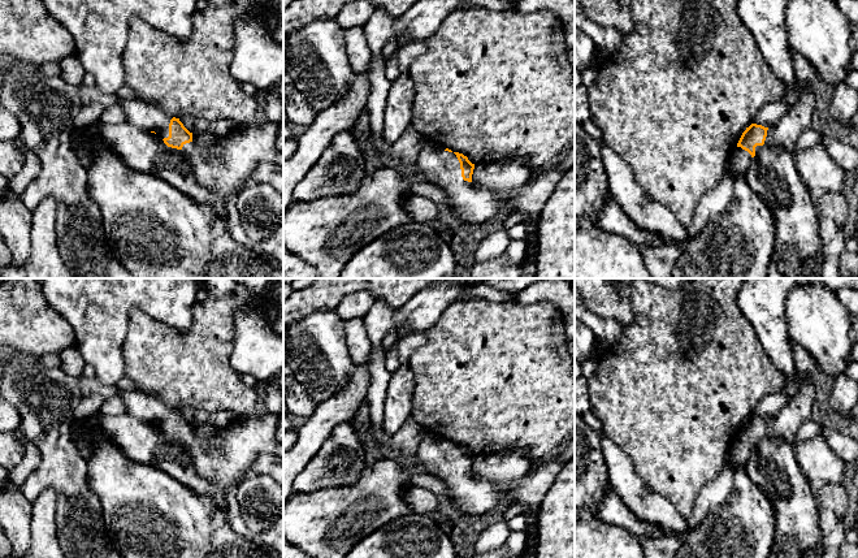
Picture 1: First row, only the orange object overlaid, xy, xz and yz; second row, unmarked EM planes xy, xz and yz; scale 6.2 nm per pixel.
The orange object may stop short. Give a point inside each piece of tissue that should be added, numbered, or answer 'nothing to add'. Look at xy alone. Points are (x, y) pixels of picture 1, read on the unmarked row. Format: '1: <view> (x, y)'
1: xy (142, 406)

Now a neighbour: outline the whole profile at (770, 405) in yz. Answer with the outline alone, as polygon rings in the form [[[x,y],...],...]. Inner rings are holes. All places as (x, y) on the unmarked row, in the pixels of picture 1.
[[[781,393],[767,394],[760,398],[753,411],[753,415],[770,419],[780,411],[780,408],[788,402],[788,399],[789,397],[783,395]]]

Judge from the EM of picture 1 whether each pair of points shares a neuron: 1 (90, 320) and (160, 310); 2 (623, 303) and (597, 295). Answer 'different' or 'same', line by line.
1: same
2: same

